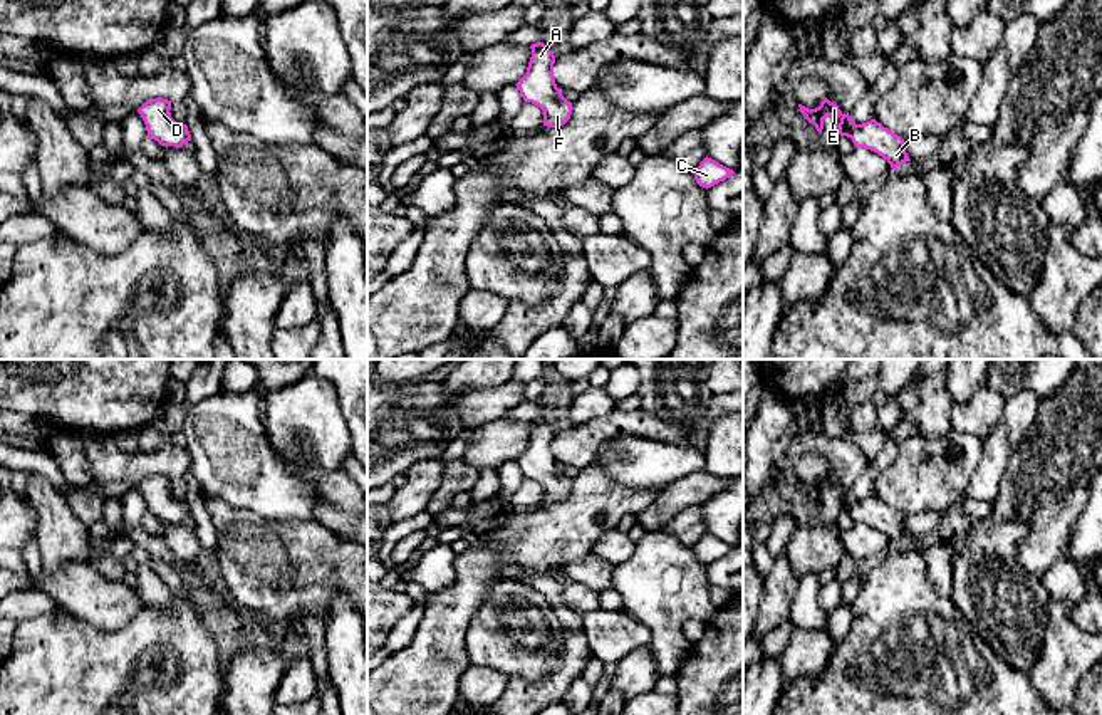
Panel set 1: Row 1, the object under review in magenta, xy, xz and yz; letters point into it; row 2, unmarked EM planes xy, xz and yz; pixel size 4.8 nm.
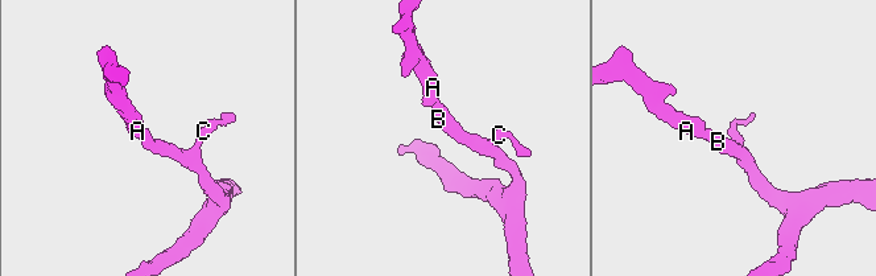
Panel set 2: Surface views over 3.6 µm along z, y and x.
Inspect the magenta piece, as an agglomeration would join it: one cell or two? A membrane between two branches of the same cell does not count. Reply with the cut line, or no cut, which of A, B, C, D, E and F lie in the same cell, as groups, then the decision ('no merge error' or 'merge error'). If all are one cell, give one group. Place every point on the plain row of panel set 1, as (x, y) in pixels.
cut none; groups A B C D E F; no merge error

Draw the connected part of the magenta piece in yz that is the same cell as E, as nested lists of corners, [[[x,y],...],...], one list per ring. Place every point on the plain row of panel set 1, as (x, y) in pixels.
[[[827,473],[815,485],[808,485],[802,480],[798,480],[798,483],[805,495],[812,498],[819,509],[824,505],[825,493],[839,492],[839,510],[850,514],[855,524],[865,524],[877,529],[891,540],[892,545],[897,545],[902,539],[911,537],[906,529],[904,515],[876,495],[855,500],[849,488],[844,490],[839,482],[830,478]]]

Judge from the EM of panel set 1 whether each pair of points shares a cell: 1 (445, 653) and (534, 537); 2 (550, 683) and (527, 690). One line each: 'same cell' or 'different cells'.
1: same cell
2: same cell

